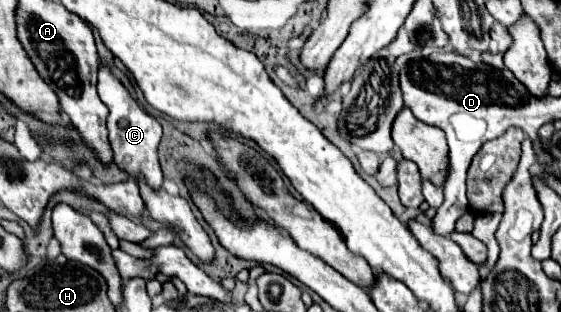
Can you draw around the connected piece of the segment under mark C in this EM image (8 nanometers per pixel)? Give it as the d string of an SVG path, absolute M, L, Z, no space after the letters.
M100 66L98 72L98 96L100 100L108 106L110 114L108 114L108 140L114 152L114 162L120 170L124 170L130 178L138 180L140 176L146 180L146 184L152 190L160 190L162 188L162 170L160 170L160 162L158 162L158 142L162 138L162 126L160 122L146 114L136 100L130 96L130 92L122 86L122 82L104 66Z

